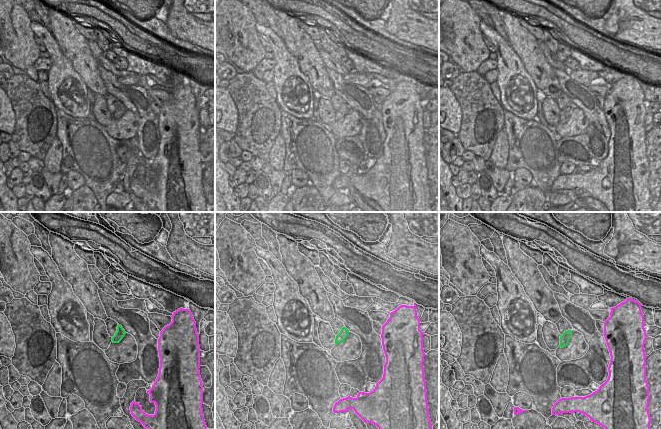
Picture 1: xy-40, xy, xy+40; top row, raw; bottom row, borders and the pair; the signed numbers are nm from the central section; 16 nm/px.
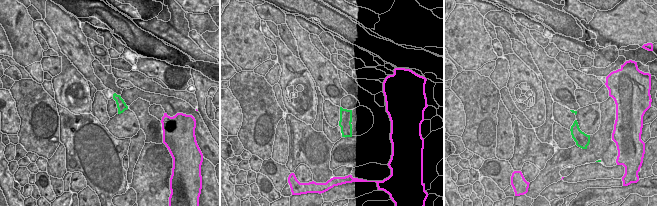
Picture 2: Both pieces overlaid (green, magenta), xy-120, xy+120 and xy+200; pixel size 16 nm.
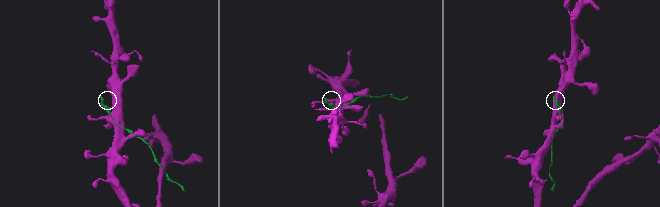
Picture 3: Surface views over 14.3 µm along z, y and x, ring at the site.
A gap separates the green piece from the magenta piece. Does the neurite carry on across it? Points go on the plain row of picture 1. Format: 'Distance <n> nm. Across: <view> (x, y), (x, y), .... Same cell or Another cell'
Distance 500 nm. Across: xy+40 (571, 110), (603, 110). Another cell

